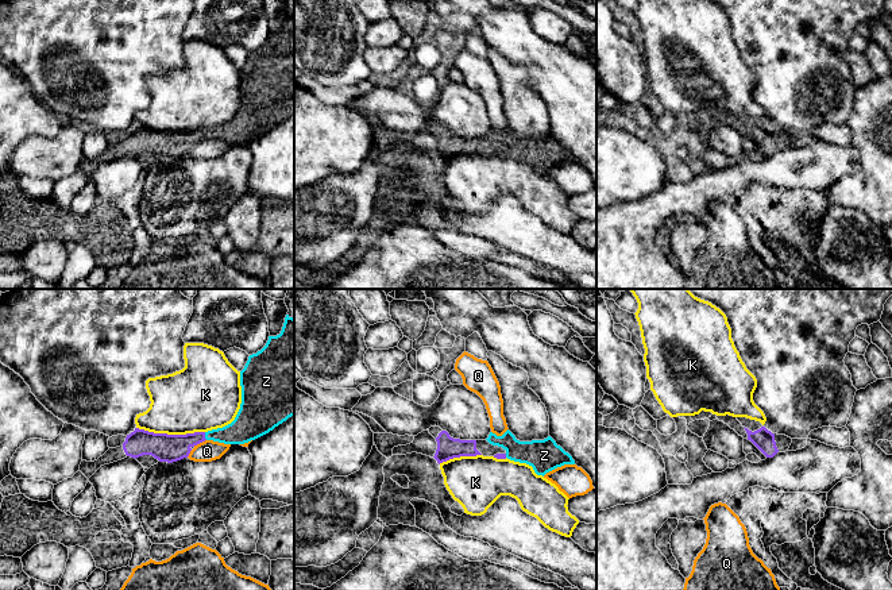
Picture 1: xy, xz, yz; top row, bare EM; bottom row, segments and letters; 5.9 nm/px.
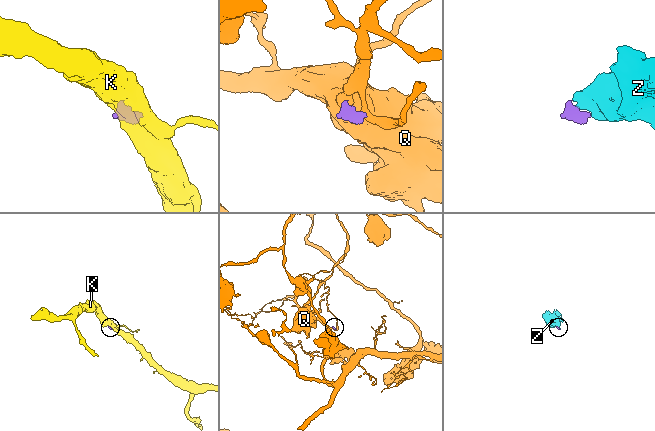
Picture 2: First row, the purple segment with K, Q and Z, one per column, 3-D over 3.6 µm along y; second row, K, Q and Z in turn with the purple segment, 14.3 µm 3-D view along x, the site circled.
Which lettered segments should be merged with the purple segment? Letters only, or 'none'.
Z

